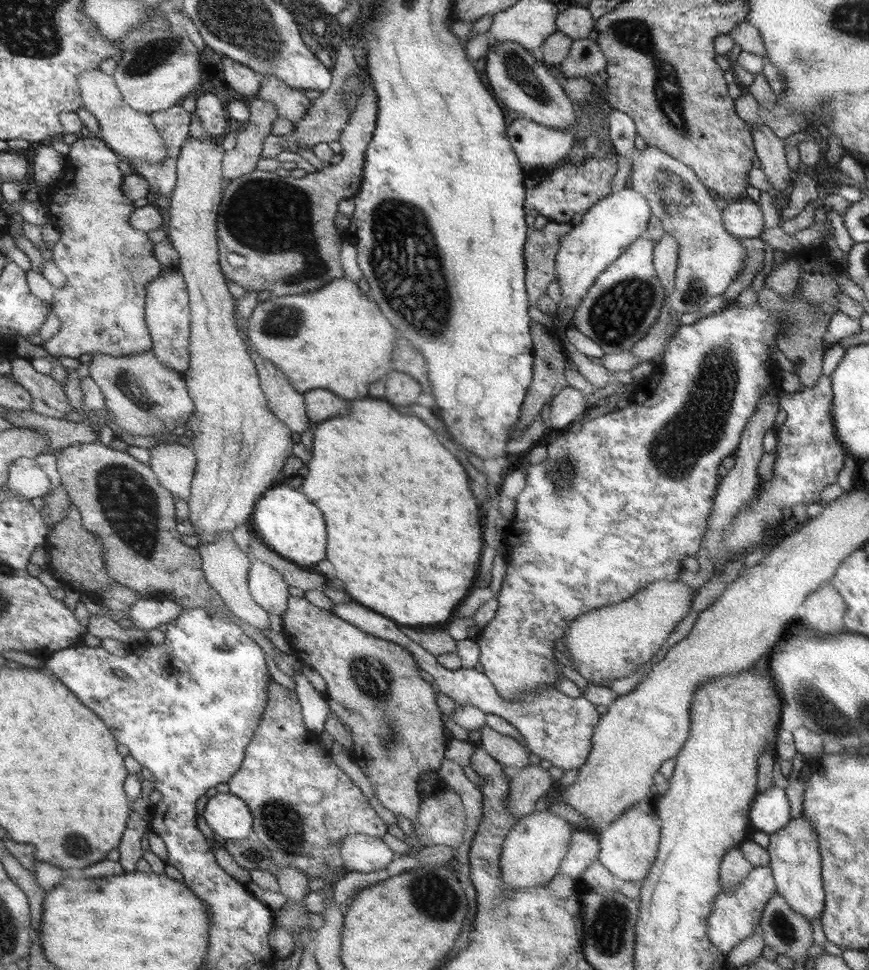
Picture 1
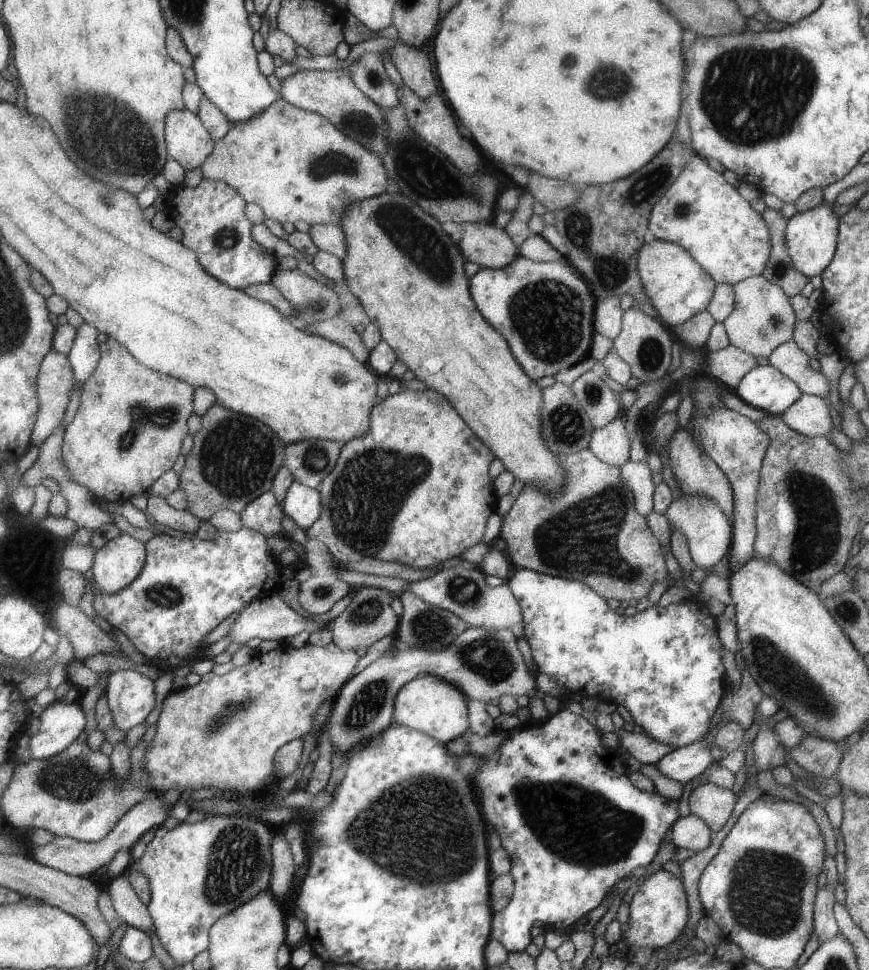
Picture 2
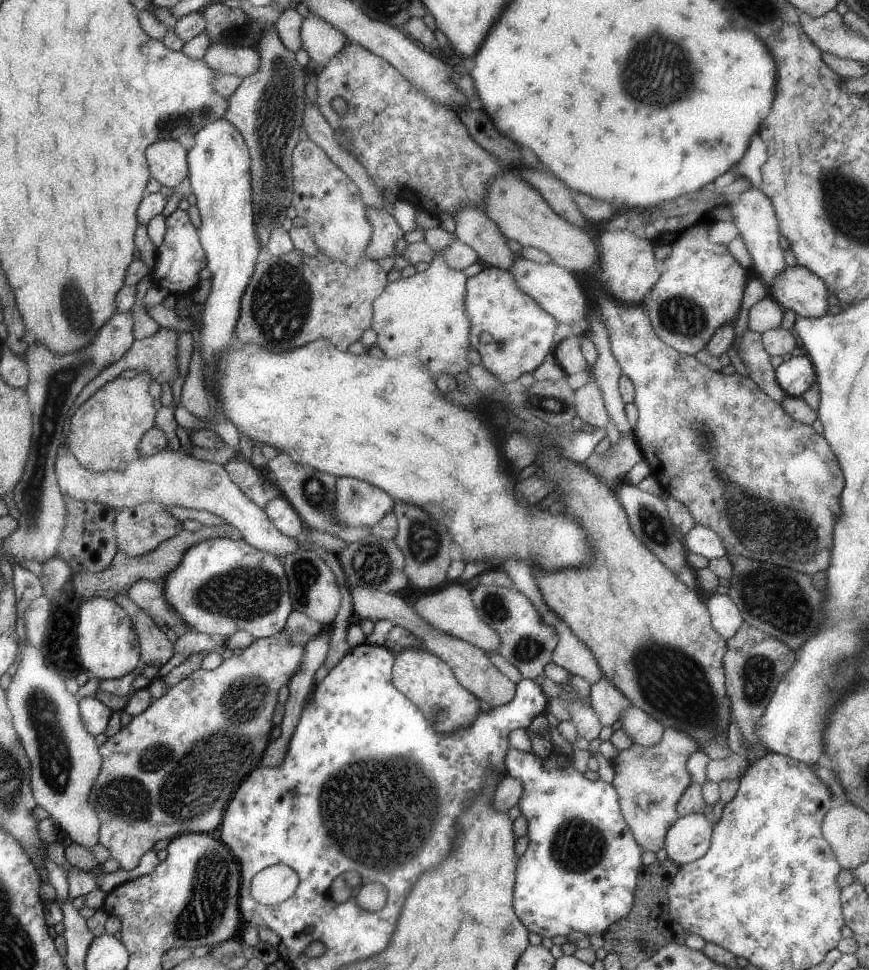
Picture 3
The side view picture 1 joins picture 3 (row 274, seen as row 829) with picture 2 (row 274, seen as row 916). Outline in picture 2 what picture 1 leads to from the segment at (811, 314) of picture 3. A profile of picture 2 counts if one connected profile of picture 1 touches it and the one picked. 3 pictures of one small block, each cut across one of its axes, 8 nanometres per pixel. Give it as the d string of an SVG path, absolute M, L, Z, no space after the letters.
M819 204L815 208L795 214L789 218L783 230L783 246L787 250L791 266L808 280L821 275L834 258L834 251L837 249L838 217L833 214L833 205L835 204Z

